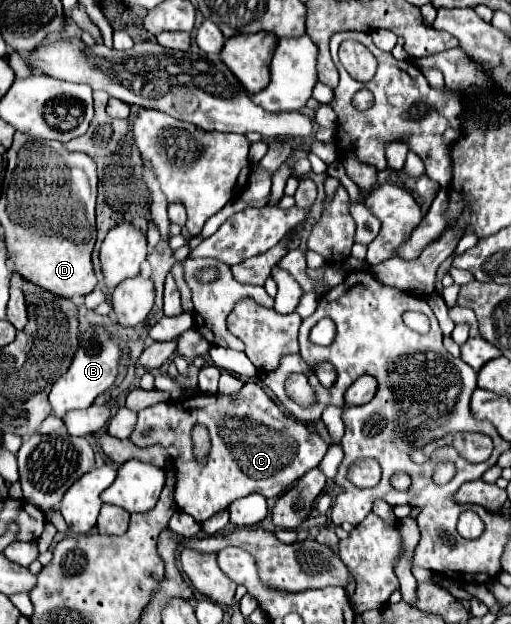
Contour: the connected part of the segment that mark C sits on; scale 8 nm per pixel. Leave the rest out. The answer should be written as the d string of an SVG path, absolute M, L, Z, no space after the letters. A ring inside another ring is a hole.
M254 381L244 383L236 395L198 393L142 409L130 441L136 447L166 447L176 469L174 501L180 511L192 515L198 523L204 523L214 513L224 511L232 501L252 493L260 493L266 499L280 497L304 473L318 467L330 447L322 435L310 433L302 421L282 413ZM196 423L206 425L210 431L212 449L208 463L198 463L192 455L190 433ZM146 429L152 431L144 437L142 433Z

